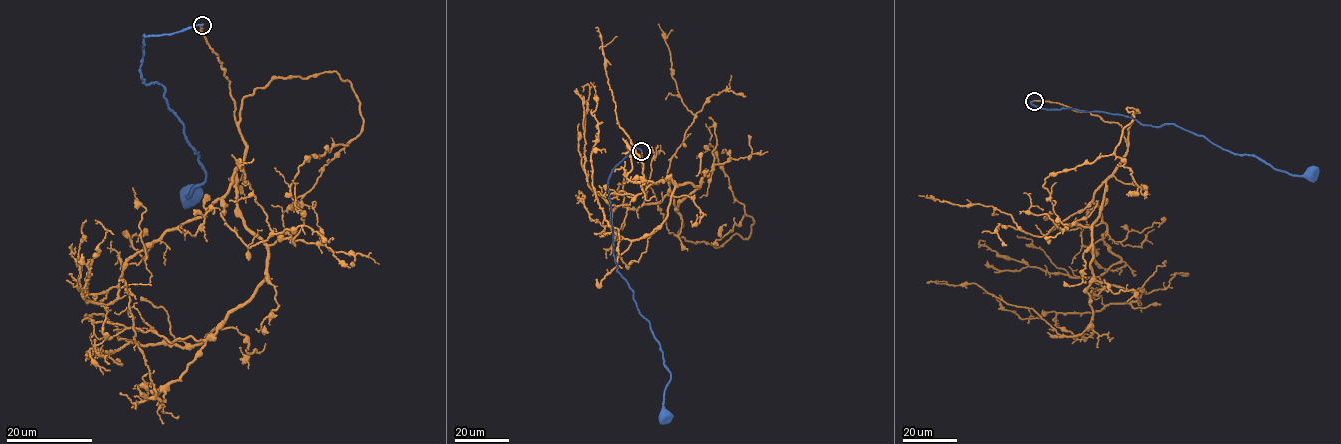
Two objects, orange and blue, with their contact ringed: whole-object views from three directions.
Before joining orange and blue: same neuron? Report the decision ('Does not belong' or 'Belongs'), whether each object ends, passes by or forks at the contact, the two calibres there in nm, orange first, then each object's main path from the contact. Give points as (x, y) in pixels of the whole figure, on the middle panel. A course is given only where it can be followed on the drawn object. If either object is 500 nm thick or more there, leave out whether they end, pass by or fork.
Does not belong. At the ring orange ends. At the ring blue ends. Thickness 180 nm (orange) against 200 nm. Course of orange: (641, 151), (675, 235), (678, 206), (700, 186), (675, 188), (666, 220), (638, 239), (605, 219), (591, 82). Course of blue: (641, 151), (635, 149), (608, 180), (613, 253), (670, 372), (664, 415)

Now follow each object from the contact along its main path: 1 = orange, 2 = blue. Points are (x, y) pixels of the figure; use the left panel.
1: (202, 24), (246, 147), (236, 200), (267, 247), (266, 280), (200, 344), (86, 357), (103, 356), (101, 306)
2: (202, 25), (144, 35), (140, 67), (143, 82), (160, 84), (165, 90), (205, 171), (204, 181), (189, 194)

